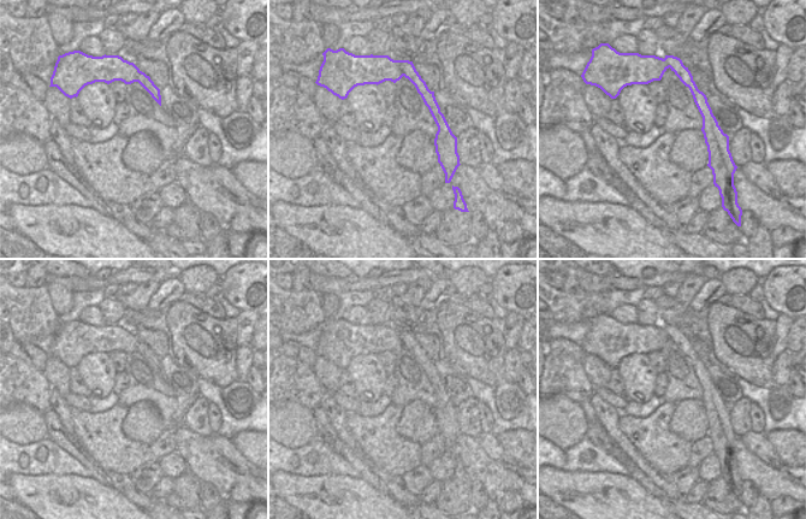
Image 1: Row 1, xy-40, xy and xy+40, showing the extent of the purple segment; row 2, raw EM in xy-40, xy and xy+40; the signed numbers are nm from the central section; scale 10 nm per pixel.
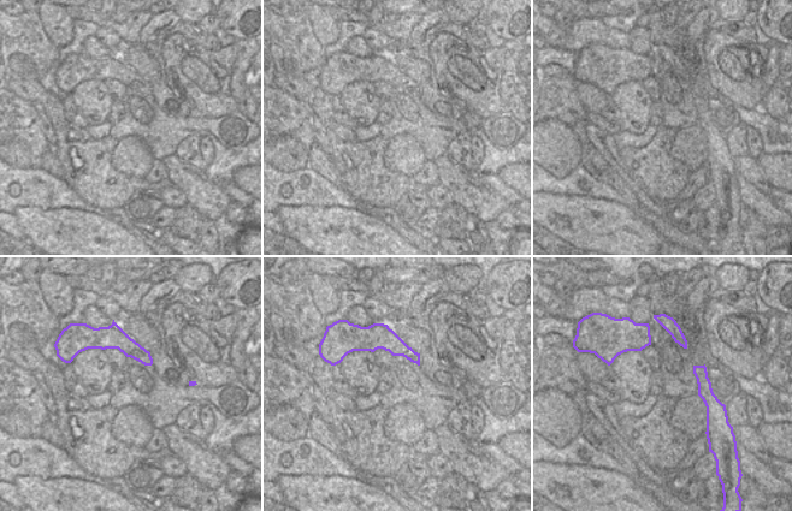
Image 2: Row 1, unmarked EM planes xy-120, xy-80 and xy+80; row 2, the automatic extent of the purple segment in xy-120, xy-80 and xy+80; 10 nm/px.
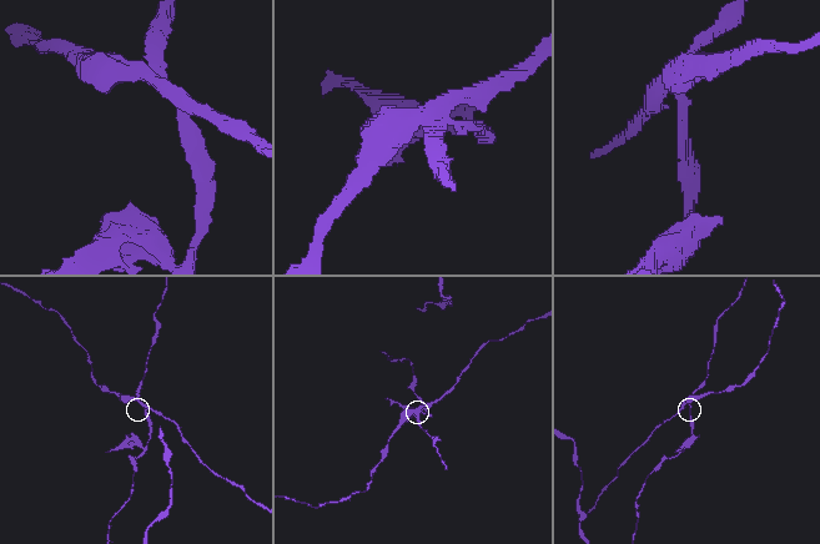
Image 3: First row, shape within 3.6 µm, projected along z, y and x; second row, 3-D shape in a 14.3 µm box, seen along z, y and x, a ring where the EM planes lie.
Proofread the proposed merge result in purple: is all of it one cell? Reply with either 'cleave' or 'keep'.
cleave

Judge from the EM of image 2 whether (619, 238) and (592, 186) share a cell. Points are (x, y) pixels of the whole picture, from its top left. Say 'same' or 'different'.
different

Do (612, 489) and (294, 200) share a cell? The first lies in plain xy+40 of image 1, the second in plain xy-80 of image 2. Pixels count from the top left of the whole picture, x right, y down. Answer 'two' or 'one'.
two

